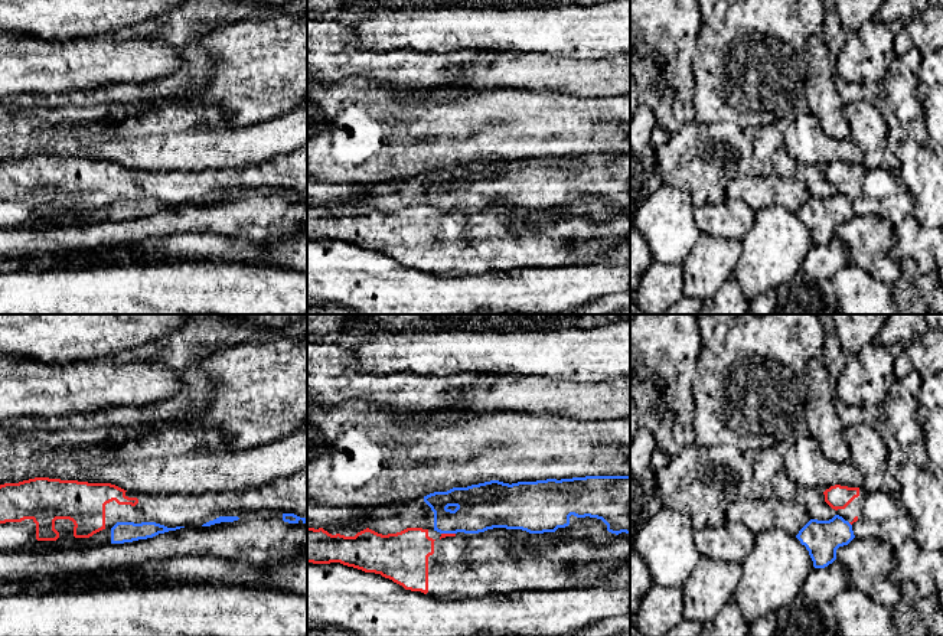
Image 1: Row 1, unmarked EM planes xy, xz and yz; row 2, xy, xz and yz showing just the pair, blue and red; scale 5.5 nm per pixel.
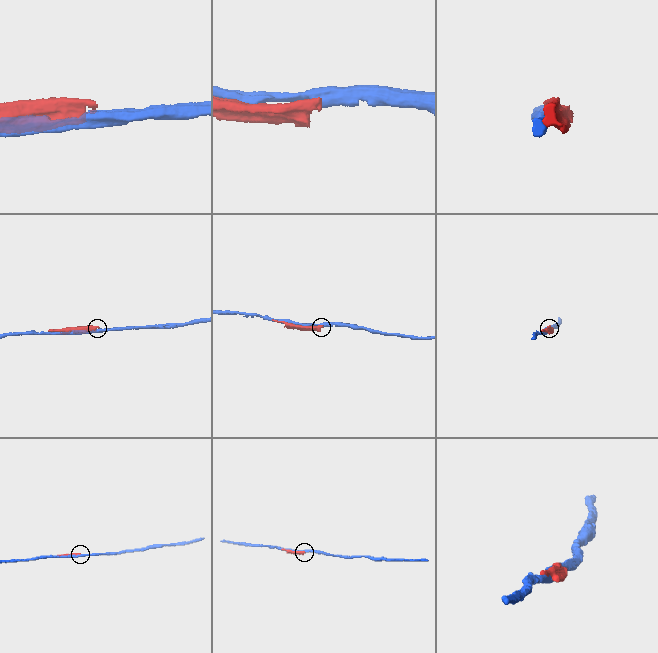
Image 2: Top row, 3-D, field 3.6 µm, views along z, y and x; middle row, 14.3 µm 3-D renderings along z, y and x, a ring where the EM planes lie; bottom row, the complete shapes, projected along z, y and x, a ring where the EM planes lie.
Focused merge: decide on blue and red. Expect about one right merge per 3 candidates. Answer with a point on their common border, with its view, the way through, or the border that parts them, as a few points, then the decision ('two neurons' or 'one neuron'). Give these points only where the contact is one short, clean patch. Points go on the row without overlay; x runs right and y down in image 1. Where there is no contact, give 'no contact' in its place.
xz (449, 209) | two neurons

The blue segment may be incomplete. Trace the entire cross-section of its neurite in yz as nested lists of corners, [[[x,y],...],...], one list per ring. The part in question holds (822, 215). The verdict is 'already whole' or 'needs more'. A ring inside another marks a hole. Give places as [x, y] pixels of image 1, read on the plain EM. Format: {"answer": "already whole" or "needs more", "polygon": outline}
{"answer": "already whole", "polygon": [[[835,192],[829,198],[810,196],[796,212],[806,224],[815,245],[825,245],[836,237],[836,226],[854,215],[852,202]]]}

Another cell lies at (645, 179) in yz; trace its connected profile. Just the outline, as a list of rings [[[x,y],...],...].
[[[639,104],[630,120],[630,226],[636,211],[663,185],[652,146],[656,124],[652,110]]]

